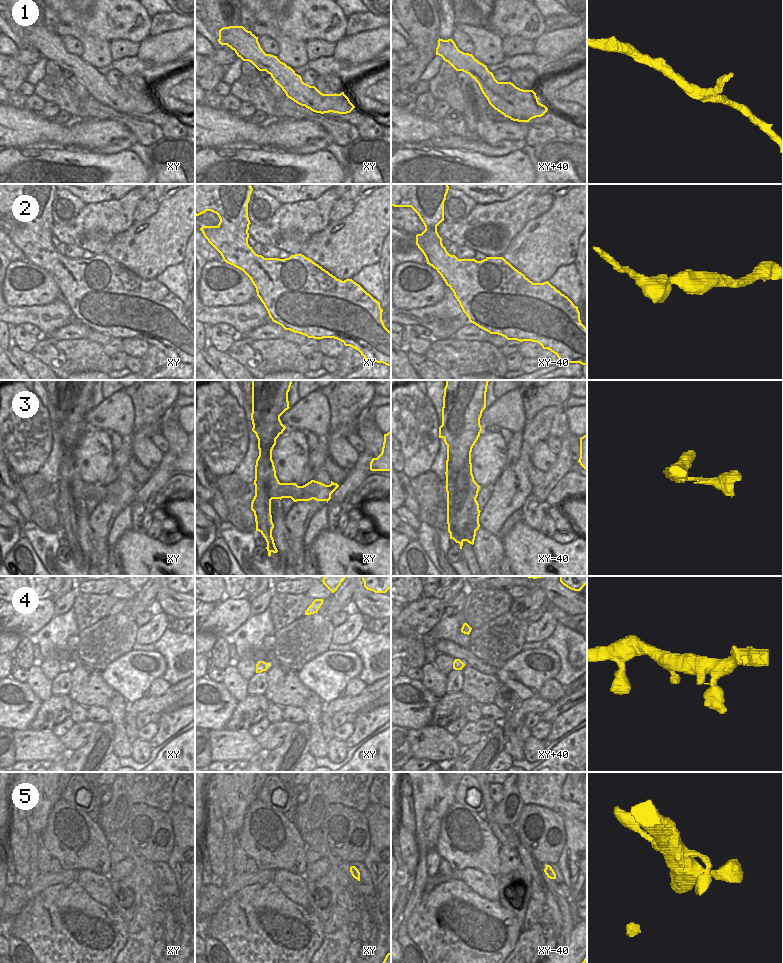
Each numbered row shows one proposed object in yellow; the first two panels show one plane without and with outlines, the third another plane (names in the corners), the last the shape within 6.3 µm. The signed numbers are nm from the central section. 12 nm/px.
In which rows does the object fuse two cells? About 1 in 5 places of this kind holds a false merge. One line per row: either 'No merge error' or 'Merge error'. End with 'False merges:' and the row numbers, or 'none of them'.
1: No merge error
2: No merge error
3: Merge error
4: No merge error
5: No merge error
False merges: 3

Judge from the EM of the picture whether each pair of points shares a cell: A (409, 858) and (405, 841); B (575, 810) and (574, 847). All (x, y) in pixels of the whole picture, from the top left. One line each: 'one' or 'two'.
A: one
B: two

